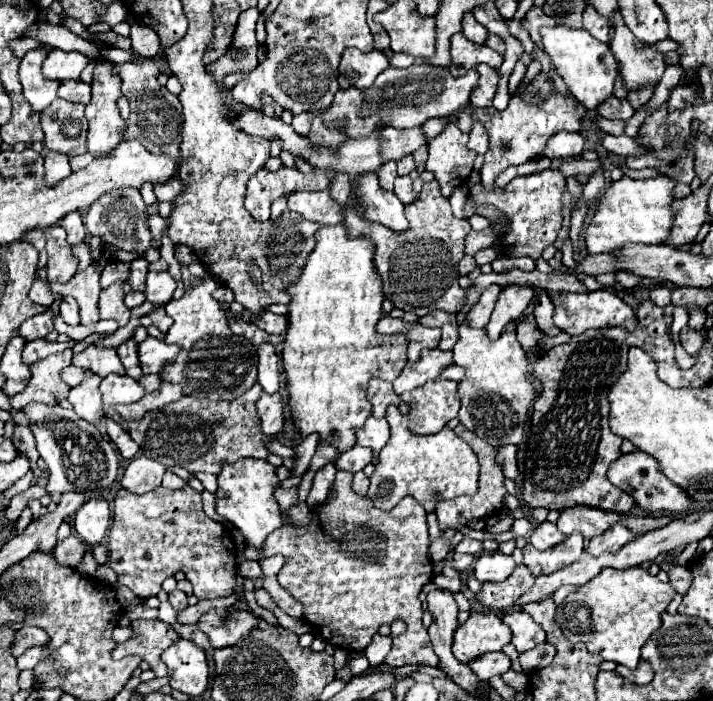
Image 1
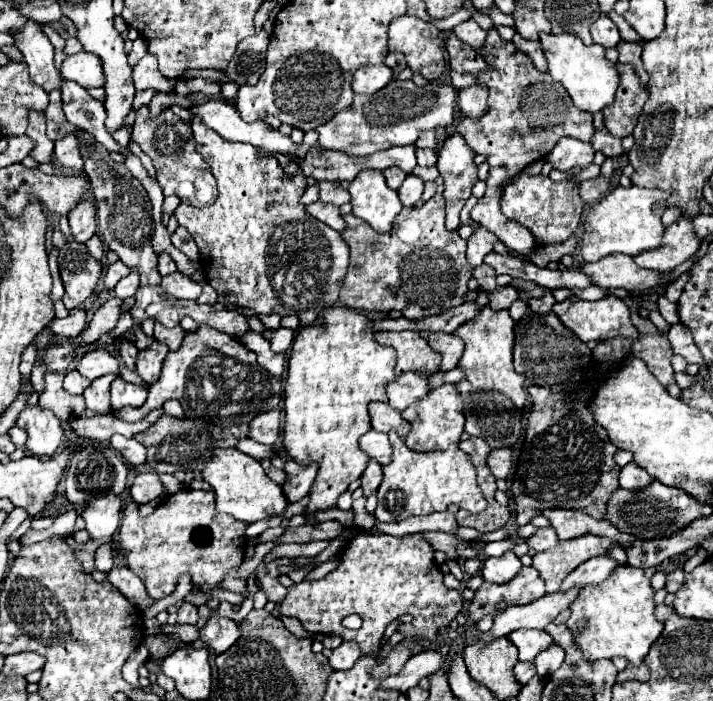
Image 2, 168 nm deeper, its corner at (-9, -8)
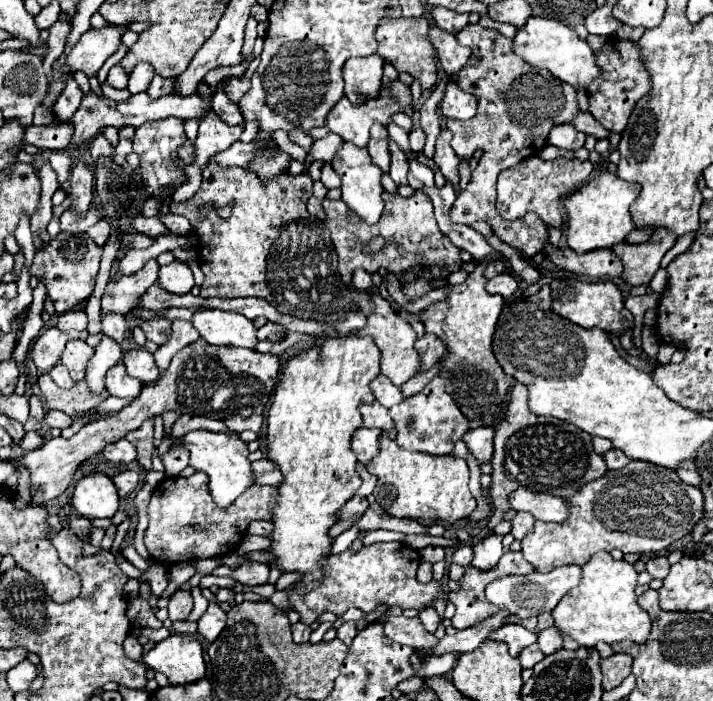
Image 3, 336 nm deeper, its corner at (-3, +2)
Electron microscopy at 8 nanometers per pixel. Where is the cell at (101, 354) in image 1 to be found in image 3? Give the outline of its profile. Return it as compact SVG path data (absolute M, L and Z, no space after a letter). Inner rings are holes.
M70 340L60 356L60 362L68 368L74 380L82 380L86 364L92 358L92 354L94 354L94 348L88 346L84 340Z

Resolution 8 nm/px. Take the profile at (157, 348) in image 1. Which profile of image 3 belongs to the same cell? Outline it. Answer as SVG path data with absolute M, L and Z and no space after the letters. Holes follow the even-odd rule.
M128 350L122 358L128 376L140 382L154 382L158 378L158 368L154 364L154 356L146 350Z

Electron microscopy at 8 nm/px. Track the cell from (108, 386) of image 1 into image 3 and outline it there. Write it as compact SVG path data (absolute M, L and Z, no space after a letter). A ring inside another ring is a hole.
M118 362L106 374L106 390L118 398L136 398L142 390L142 382L136 382L136 378L128 378L124 364Z

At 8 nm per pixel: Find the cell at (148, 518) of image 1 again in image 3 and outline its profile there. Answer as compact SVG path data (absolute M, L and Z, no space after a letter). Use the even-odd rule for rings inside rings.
M194 472L188 478L176 476L160 482L148 506L148 530L144 544L150 556L162 564L174 564L180 560L198 558L218 558L234 550L234 544L242 542L248 524L254 520L270 520L270 502L276 496L272 486L250 486L232 502L228 508L220 508L212 502L208 492L208 476L204 472Z

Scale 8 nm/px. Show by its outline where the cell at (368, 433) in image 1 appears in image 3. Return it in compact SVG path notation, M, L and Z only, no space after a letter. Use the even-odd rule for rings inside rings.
M358 428L352 434L352 452L356 454L358 462L368 464L378 450L378 438L380 438L380 430L368 430L368 428Z

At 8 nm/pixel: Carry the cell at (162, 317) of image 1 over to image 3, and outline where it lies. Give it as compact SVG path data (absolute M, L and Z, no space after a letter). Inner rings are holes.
M146 320L146 322L140 324L140 328L146 334L146 338L152 340L152 342L156 342L158 346L164 344L168 340L170 332L172 332L168 320Z

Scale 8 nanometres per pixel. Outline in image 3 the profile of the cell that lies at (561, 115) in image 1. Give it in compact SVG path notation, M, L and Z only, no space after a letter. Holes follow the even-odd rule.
M468 24L460 30L460 34L456 34L456 38L460 44L470 46L472 50L468 64L458 72L458 86L478 98L478 114L470 120L448 119L446 126L453 133L451 146L458 156L469 159L477 149L484 150L484 156L479 159L478 168L472 172L472 180L466 190L458 194L458 200L450 210L450 220L454 224L466 226L484 220L492 226L494 234L502 242L532 258L548 240L546 226L532 212L514 222L498 216L494 208L496 178L502 170L516 166L520 160L540 152L552 126L572 122L578 110L576 90L548 74L548 70L524 64L522 58L516 58L516 54L512 54L512 40L496 30ZM544 94L550 98L546 98Z

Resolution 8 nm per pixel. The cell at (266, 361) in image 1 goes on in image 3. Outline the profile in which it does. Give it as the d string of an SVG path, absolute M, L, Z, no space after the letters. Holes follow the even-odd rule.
M198 310L190 322L208 344L238 348L254 348L258 344L252 320L236 312Z

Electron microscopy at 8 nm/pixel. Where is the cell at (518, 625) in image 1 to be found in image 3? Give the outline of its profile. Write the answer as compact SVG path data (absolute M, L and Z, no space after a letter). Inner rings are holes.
M506 624L498 630L494 630L488 638L496 640L496 642L504 642L508 646L510 656L518 656L526 646L536 642L536 634L518 624Z

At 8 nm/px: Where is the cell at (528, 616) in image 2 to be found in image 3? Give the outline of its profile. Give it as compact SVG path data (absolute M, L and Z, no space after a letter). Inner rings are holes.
M500 608L500 614L494 618L488 618L484 622L480 622L480 626L472 626L468 630L458 630L454 636L444 636L438 646L434 648L434 654L446 654L446 652L472 652L476 650L492 630L500 628L504 624L504 618L508 616L508 612L504 608Z

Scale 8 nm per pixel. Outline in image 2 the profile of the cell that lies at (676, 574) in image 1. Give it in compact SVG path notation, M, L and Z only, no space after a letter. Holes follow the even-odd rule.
M678 568L666 576L666 590L668 592L676 594L678 588L682 588L682 584L684 584L684 570L682 568Z

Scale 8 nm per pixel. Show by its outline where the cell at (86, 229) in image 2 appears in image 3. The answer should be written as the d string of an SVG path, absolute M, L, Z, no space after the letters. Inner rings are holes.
M78 162L70 176L70 192L76 196L76 210L88 210L88 204L92 202L92 188L94 176L90 166L86 162Z

